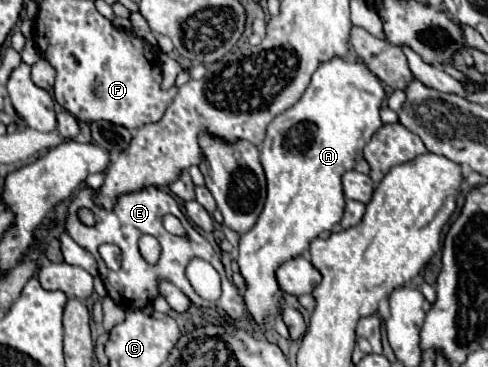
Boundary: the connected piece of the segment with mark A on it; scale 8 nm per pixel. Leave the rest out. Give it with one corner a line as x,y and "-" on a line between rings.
334,56
326,62
320,62
318,70
312,74
312,82
302,94
302,98
276,116
272,124
268,126
266,140
260,150
260,160
266,172
266,182
268,182
268,196
264,210
248,232
240,236
240,256
238,256
238,266
242,276
246,278
246,292
244,292
244,302
248,306
248,312
254,316
258,324
268,324
278,316
278,302
280,298
276,296
280,292
274,270
294,258
300,256
304,250
308,250
310,240
314,240
320,232
332,230
334,224
340,222
342,212
344,212
344,194
342,194
342,174
352,170
354,164
362,158
362,148
368,144
372,132
380,128
380,106
386,98
384,84
378,80
376,74
370,72
362,60
352,58
352,56

